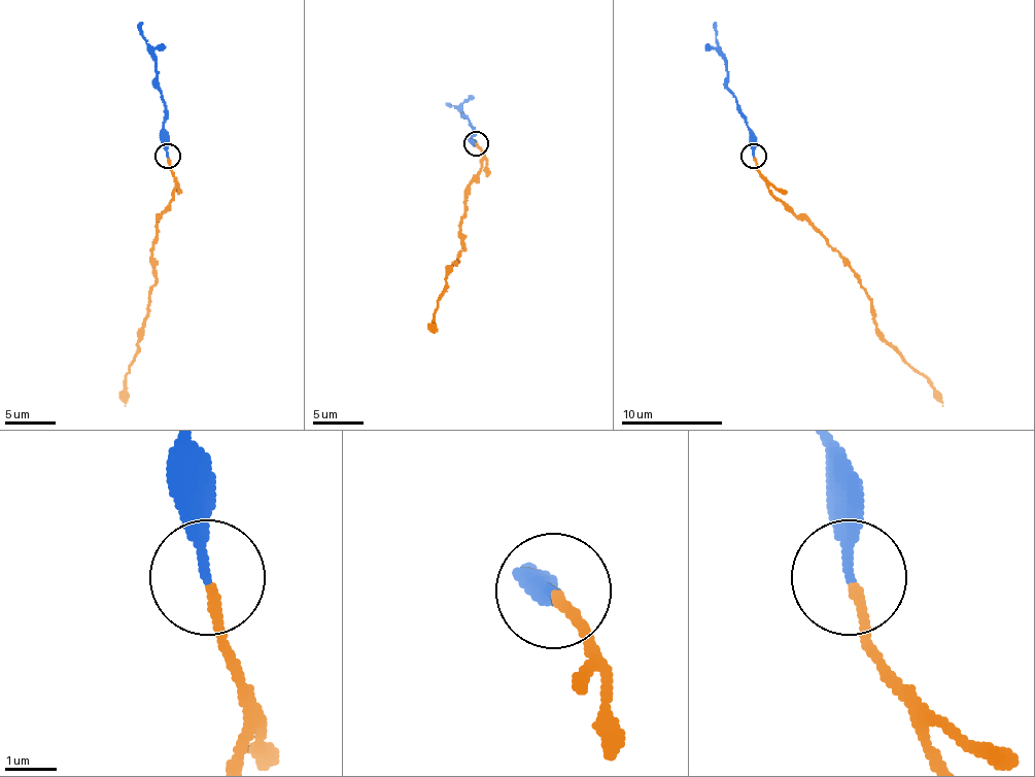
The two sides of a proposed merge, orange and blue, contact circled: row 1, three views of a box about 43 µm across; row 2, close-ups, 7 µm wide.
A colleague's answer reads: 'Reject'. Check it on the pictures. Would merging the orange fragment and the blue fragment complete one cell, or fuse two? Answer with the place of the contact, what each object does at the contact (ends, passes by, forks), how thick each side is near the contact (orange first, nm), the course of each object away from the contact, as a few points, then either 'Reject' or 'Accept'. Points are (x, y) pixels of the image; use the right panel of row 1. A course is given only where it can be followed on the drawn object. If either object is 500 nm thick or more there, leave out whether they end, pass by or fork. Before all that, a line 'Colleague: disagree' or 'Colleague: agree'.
Colleague: disagree
Place: (753, 156). At the ring orange ends. At the ring blue ends. Thickness 170 nm (orange) against 200 nm. Course of orange: (753, 157), (768, 190), (805, 220), (838, 252), (871, 303), (876, 331), (924, 376), (941, 406). Course of blue: (753, 157), (753, 131), (727, 86), (725, 53), (713, 23). Accept

